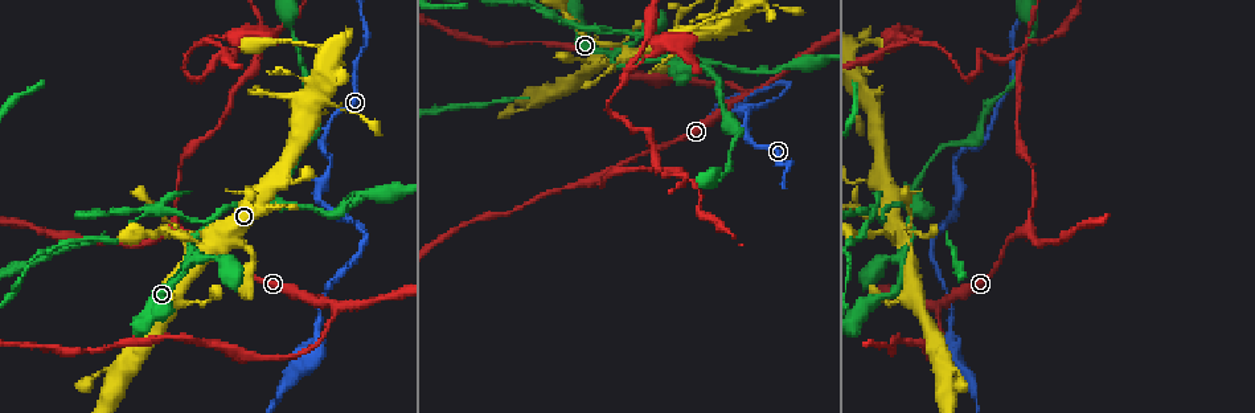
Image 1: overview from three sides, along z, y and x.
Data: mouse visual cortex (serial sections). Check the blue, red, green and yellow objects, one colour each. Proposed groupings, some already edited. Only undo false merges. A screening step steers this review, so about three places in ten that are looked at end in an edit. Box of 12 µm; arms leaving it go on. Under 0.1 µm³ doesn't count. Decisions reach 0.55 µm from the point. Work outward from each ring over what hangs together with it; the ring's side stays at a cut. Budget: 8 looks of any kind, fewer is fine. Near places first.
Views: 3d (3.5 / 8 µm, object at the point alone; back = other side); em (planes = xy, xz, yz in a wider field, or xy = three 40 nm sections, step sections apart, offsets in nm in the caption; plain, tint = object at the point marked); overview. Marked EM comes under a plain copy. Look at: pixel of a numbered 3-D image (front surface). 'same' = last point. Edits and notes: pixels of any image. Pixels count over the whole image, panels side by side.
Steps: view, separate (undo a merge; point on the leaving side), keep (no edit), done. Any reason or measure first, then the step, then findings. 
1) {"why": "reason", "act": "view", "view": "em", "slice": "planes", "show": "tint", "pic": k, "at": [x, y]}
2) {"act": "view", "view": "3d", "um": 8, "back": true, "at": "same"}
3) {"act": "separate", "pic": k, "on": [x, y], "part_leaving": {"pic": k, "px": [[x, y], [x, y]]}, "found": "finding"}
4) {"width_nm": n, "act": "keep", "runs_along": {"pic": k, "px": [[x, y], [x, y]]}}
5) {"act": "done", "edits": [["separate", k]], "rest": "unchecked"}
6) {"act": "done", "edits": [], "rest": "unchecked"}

{"why": "abrupt turn", "act": "view", "view": "3d", "um": 3.5, "pic": 1, "at": [317, 200]}

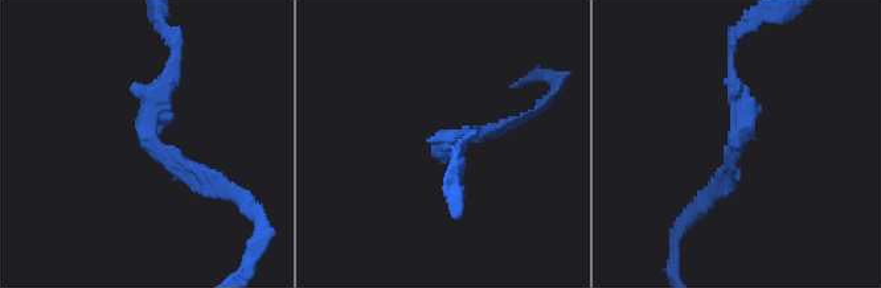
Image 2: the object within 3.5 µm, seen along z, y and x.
{"arm_widths_nm": [150, 150], "act": "view", "view": "em", "slice": "xy", "step": 1, "show": "tint", "pic": 2, "at": [149, 138]}

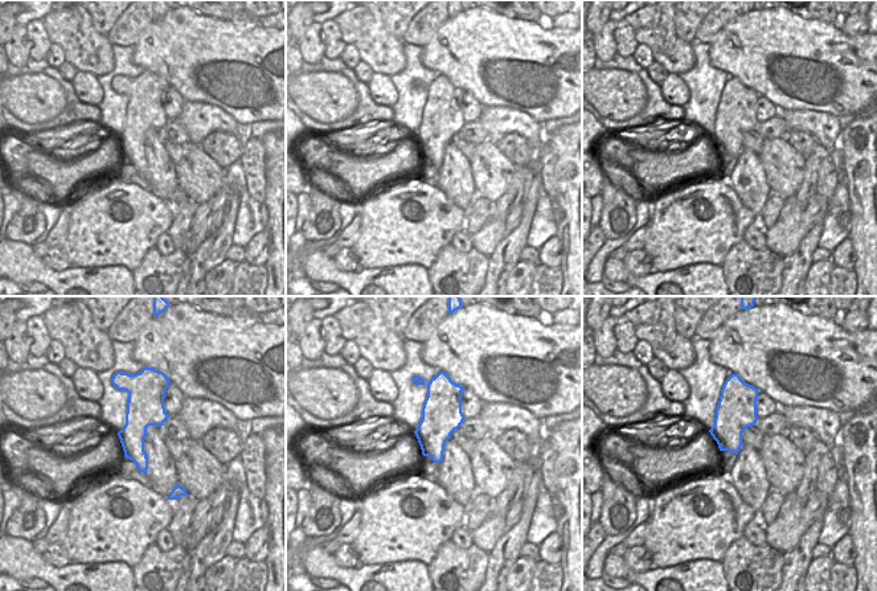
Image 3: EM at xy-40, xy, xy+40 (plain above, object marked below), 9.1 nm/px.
{"act": "keep", "runs_along": {"pic": 2, "px": [[172, 57], [148, 143], [217, 184]]}, "found": "all the same cell"}

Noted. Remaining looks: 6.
{"why": "arms part here", "act": "view", "view": "3d", "um": 3.5, "pic": 1, "at": [609, 54]}

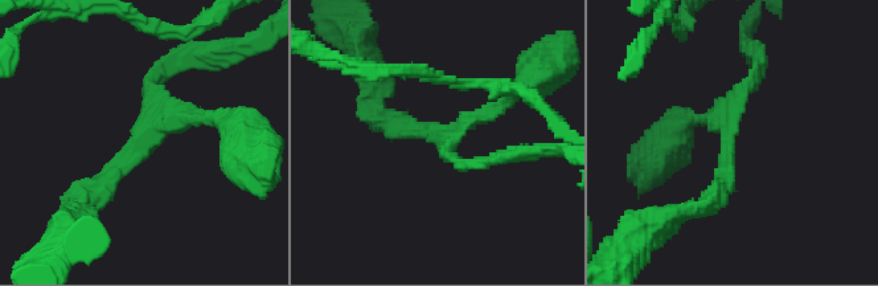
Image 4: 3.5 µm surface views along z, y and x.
{"arm_widths_nm": [150, 150, 250], "act": "keep", "runs_along": {"pic": 4, "px": [[82, 201], [143, 131], [152, 78], [172, 62]]}, "found": "continuous, no second cell"}

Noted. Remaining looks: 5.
{"why": "three arms meet", "act": "view", "view": "3d", "um": 3.5, "pic": 1, "at": [752, 89]}

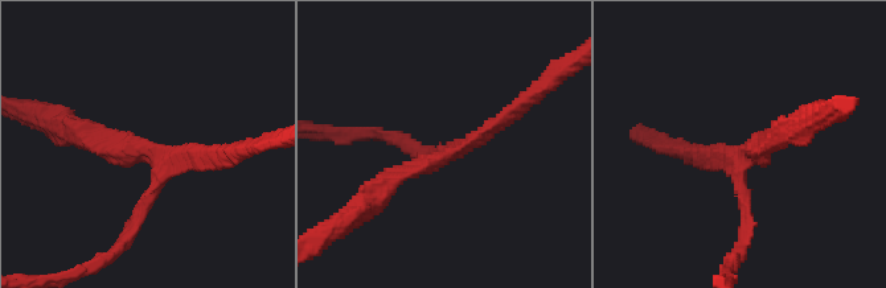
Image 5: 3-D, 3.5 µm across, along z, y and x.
{"arms": 3, "arm_widths_nm": [150, 200, 200], "why": "shape alone is not enough", "act": "view", "view": "em", "slice": "xy", "step": 1, "show": "tint", "pic": 5, "at": [156, 164]}

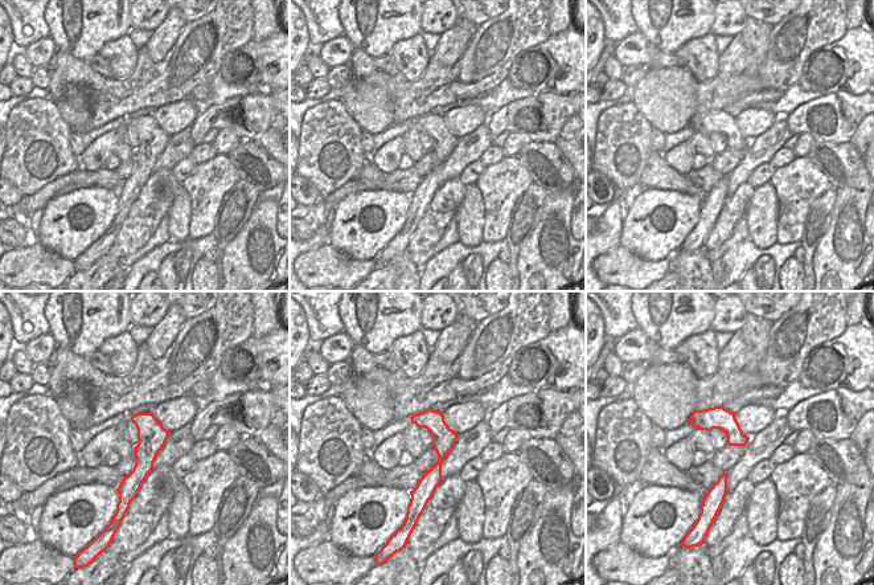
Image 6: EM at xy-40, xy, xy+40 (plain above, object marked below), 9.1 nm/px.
{"act": "keep", "found": "all the same cell"}

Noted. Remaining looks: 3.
{"act": "done", "edits": [], "rest": "unchecked"}

